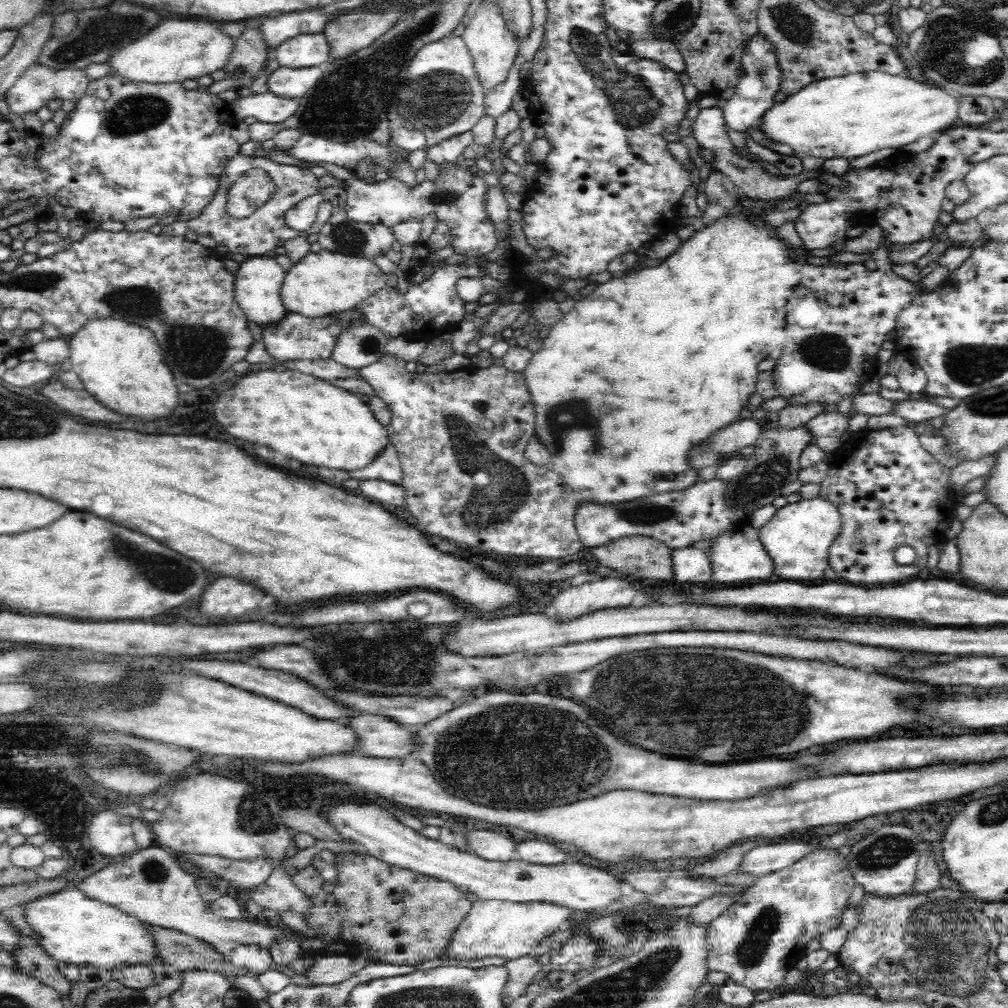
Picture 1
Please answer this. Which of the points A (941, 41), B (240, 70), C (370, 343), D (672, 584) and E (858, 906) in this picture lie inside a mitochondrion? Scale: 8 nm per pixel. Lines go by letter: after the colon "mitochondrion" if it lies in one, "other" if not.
A: mitochondrion
B: mitochondrion
C: mitochondrion
D: other
E: other

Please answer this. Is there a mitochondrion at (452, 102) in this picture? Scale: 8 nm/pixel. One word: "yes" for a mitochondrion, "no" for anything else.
yes

